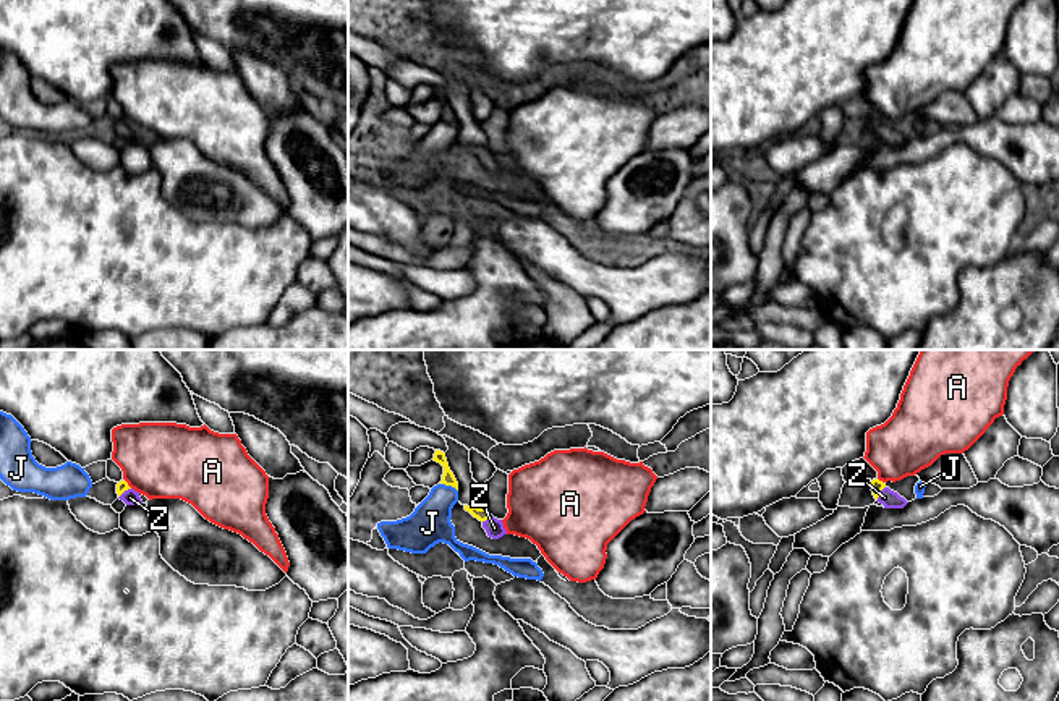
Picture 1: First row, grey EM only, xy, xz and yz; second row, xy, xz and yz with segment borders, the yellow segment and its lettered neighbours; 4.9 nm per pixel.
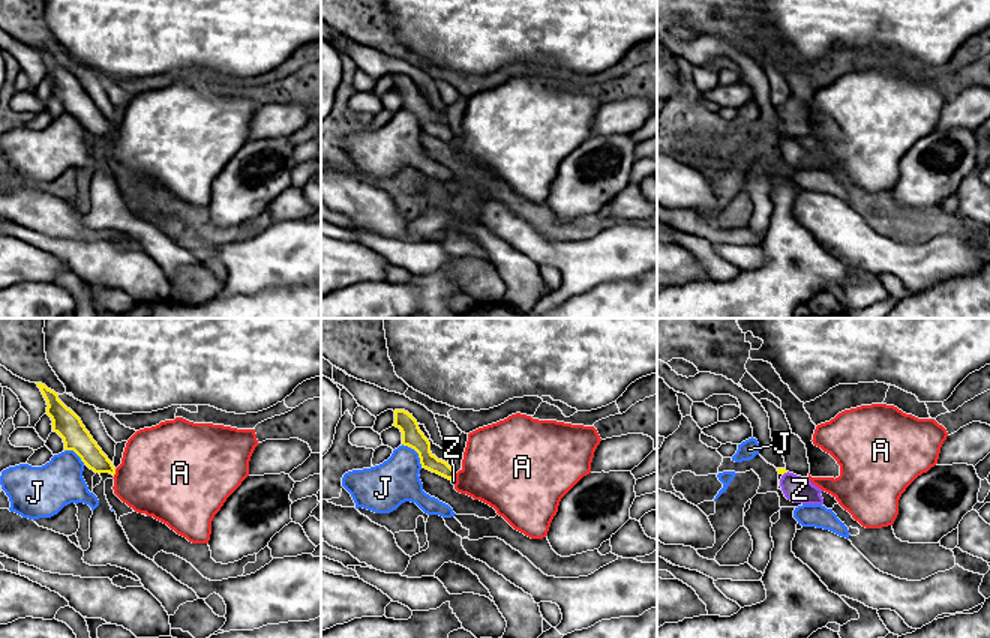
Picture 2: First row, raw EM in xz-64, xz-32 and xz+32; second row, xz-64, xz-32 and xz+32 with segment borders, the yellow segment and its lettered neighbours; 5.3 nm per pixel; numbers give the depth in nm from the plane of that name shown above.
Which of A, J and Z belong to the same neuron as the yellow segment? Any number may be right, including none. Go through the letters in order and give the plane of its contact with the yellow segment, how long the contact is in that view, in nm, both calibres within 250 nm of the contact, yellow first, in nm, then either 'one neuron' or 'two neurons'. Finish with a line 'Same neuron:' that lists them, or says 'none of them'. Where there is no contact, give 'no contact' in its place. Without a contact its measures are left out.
A: meets yellow in yz; contact 40 nm long; 60 nm thick on the yellow side, 300 nm on the other; two neurons
J: meets yellow in xz; contact 100 nm long; 60 nm thick on the yellow side, 200 nm on the other; two neurons
Z: meets yellow in yz; contact 90 nm long; 60 nm thick on the yellow side, 90 nm on the other; one neuron
Same neuron: Z

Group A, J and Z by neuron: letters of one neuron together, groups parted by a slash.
A / J / Z

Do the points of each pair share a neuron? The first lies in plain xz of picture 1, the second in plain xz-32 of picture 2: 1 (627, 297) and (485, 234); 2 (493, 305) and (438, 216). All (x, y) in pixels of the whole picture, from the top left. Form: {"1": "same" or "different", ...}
{"1": "different", "2": "different"}

